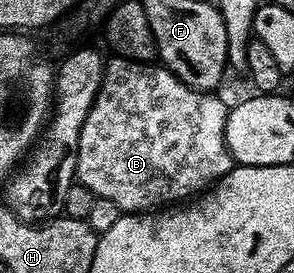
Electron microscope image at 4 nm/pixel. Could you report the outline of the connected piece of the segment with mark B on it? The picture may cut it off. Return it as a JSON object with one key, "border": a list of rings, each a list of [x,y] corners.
{"border":[[[116,56],[104,67],[104,82],[100,85],[98,96],[86,116],[80,129],[80,144],[76,147],[76,178],[79,185],[90,188],[97,198],[114,200],[122,212],[152,212],[169,204],[180,204],[201,192],[207,191],[223,174],[229,174],[233,168],[232,154],[226,144],[226,120],[229,107],[212,92],[190,88],[182,80],[178,80],[163,65],[145,64],[123,56]]]}

